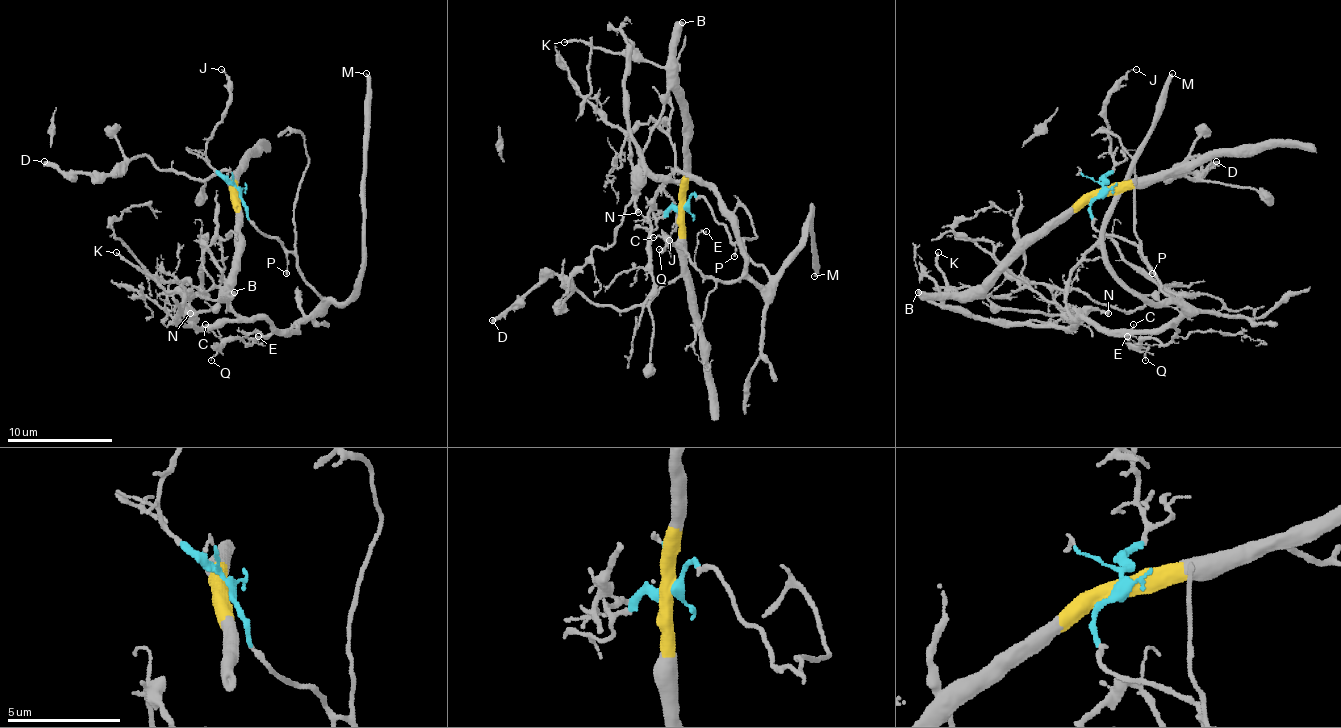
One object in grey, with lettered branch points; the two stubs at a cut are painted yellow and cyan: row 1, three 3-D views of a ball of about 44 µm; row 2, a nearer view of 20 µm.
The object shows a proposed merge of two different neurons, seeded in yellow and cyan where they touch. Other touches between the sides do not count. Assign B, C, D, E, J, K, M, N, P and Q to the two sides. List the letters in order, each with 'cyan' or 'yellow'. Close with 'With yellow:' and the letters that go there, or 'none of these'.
B: yellow
C: cyan
D: yellow
E: cyan
J: cyan
K: yellow
M: cyan
N: yellow
P: cyan
Q: cyan
With yellow: B, D, K, N

